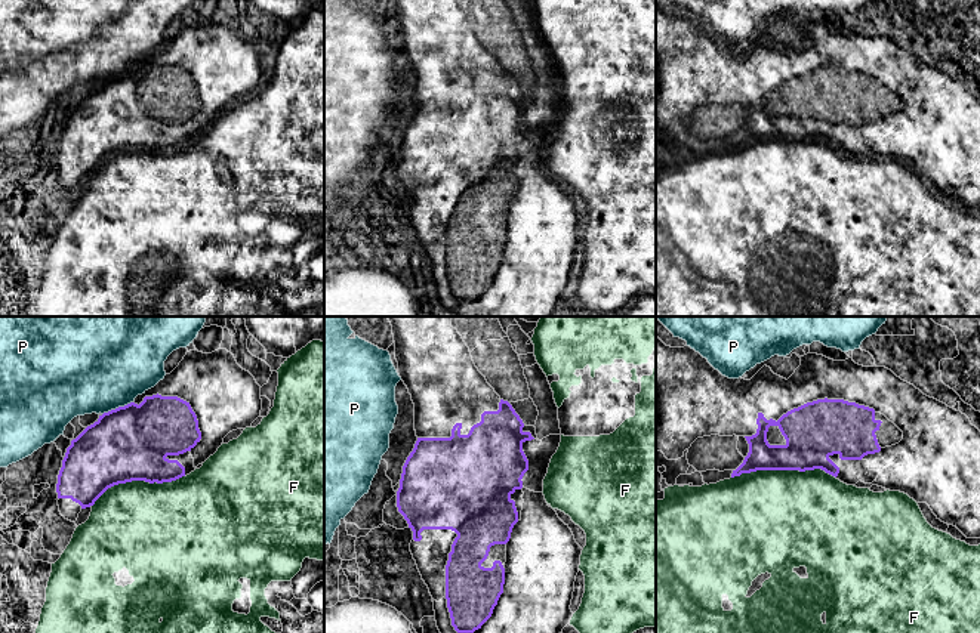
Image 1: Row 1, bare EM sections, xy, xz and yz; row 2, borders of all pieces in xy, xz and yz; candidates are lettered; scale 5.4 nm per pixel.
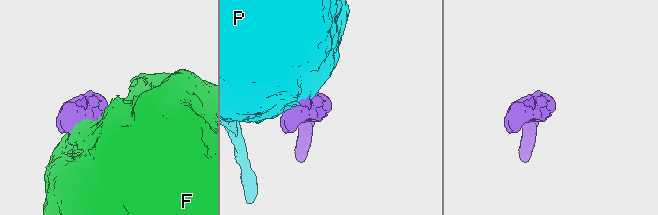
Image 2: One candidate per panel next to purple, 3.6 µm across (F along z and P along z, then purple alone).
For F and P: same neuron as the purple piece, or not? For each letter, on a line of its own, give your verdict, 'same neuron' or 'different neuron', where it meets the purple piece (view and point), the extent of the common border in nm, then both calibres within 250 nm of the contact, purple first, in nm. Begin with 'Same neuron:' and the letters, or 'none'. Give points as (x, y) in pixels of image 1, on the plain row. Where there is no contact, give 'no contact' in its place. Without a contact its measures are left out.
Same neuron: none
F: different neuron; meets purple in yz at (783, 138); contact 550 nm long; 300 nm thick on the purple side, 500 nm on the other
P: different neuron; meets purple in xy at (119, 76); contact 180 nm long; 400 nm thick on the purple side, 440 nm on the other

